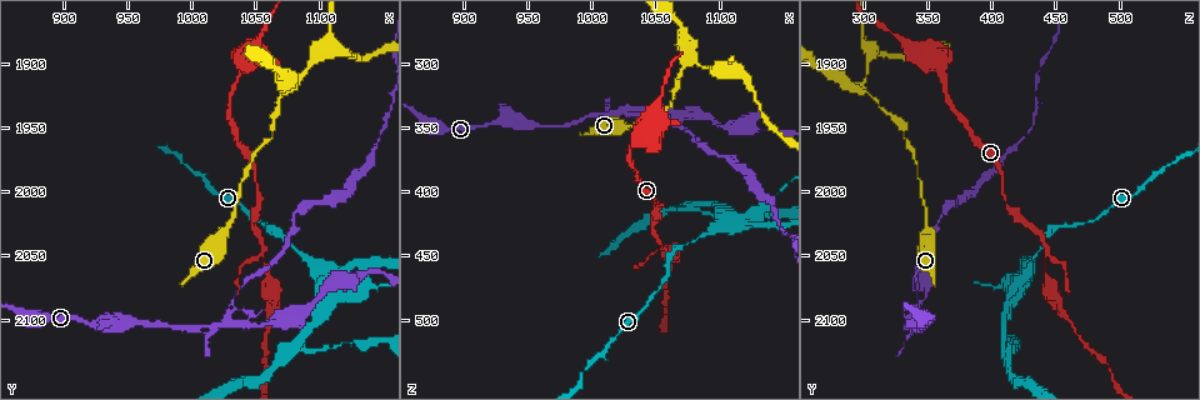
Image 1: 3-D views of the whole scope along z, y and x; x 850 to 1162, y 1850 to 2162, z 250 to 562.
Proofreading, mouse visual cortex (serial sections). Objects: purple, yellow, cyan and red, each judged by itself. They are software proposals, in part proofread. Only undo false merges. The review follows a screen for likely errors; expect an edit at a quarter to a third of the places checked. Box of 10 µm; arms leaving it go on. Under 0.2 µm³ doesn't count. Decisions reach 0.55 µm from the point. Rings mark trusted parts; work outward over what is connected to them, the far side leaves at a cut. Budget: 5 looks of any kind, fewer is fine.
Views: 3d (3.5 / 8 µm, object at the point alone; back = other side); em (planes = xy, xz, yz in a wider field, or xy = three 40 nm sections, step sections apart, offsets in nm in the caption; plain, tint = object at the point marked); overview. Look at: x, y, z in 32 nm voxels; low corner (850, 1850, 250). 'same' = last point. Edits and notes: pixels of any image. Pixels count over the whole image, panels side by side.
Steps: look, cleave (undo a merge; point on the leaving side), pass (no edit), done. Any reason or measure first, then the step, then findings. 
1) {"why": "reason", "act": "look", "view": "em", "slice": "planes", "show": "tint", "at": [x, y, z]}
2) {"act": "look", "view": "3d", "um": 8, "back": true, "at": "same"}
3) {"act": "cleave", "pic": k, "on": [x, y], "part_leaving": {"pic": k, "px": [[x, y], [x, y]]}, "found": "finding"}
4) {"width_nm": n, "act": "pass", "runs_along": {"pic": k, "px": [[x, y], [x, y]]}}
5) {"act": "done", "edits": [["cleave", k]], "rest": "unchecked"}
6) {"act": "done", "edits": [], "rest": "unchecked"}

{"why": "narrows sharply", "act": "look", "view": "3d", "um": 8, "at": [1056, 2056, 444]}

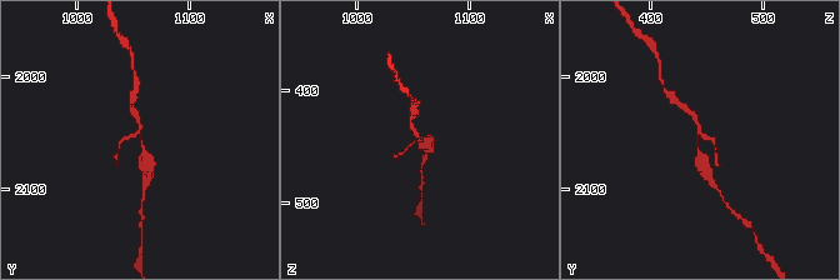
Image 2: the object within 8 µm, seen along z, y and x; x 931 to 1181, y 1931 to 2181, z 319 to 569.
{"why": "zoom in", "act": "look", "view": "3d", "um": 3.5, "at": "same"}

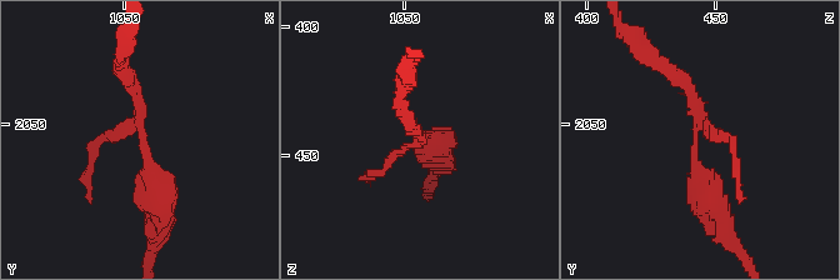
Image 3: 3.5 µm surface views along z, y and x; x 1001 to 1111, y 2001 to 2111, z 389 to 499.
{"act": "look", "view": "em", "slice": "xy", "step": 3, "show": "tint", "at": [1057, 2055, 443]}

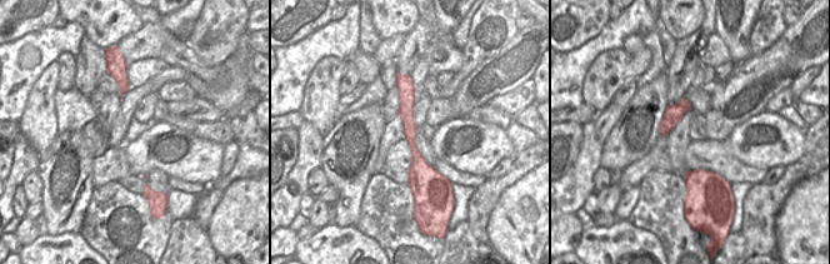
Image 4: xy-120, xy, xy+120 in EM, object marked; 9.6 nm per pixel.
{"act": "pass", "found": "continuous, no second cell"}

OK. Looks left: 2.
{"why": "four or more arms meet", "act": "look", "view": "3d", "um": 3.5, "at": [1108, 2072, 422]}

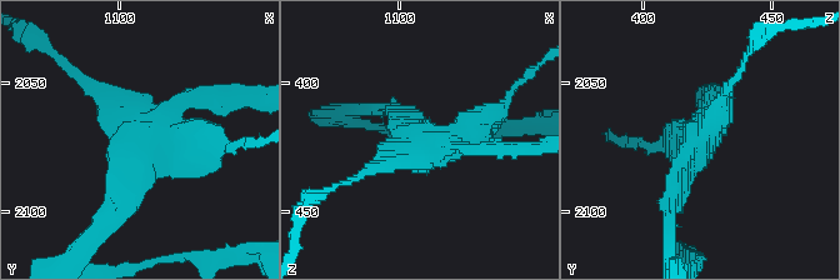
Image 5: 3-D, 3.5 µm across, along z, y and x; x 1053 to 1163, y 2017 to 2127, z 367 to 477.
{"arms": 4, "arm_widths_nm": [150, 150, 250, 450], "act": "look", "view": "em", "slice": "planes", "show": "tint", "at": [1109, 2072, 422]}

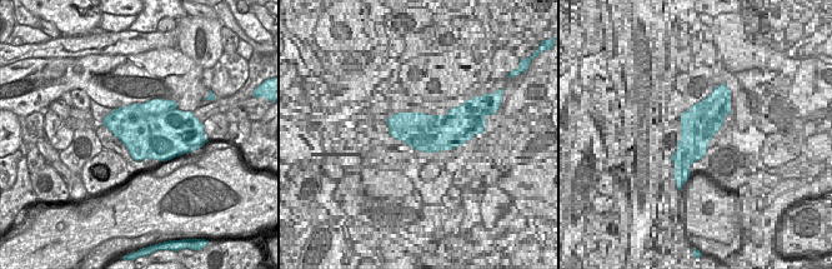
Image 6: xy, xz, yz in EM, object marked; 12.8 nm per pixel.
{"act": "cleave", "pic": 5, "on": [113, 181], "found": "two cells meet here"}

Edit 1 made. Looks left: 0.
{"act": "done", "edits": [["cleave", 5]], "rest": "unchecked"}

